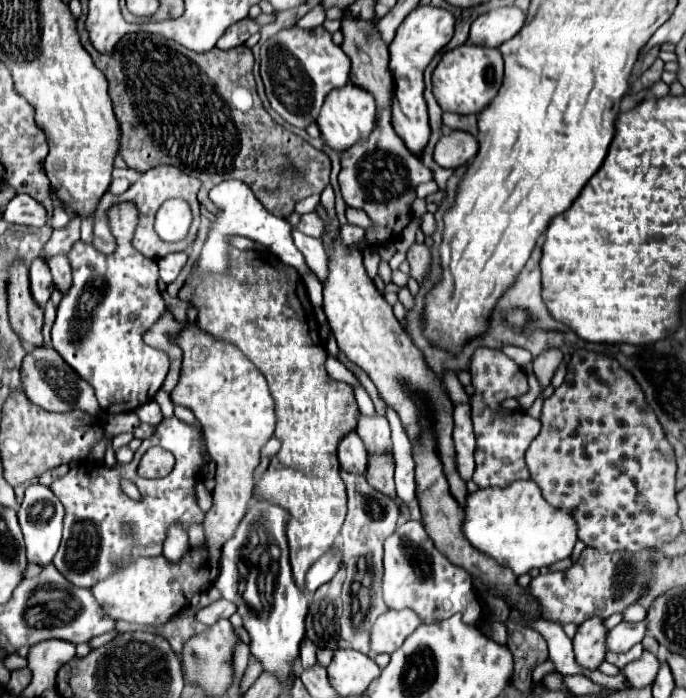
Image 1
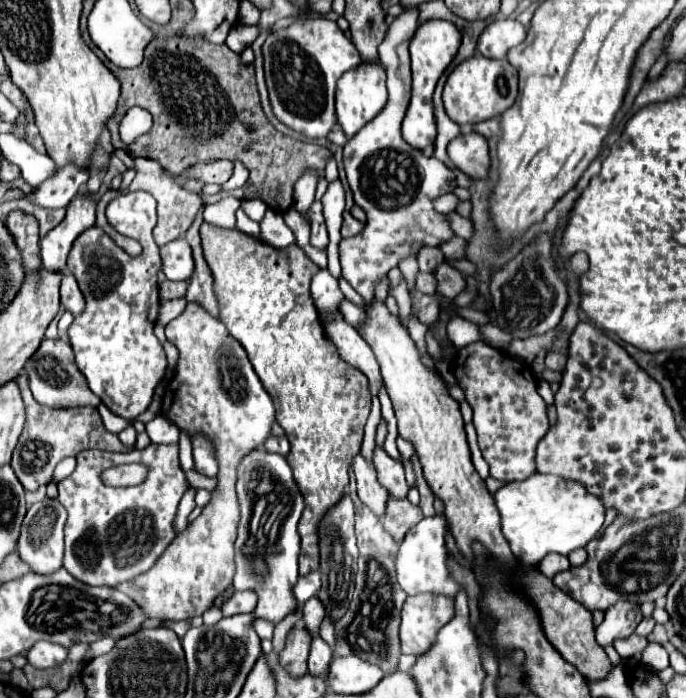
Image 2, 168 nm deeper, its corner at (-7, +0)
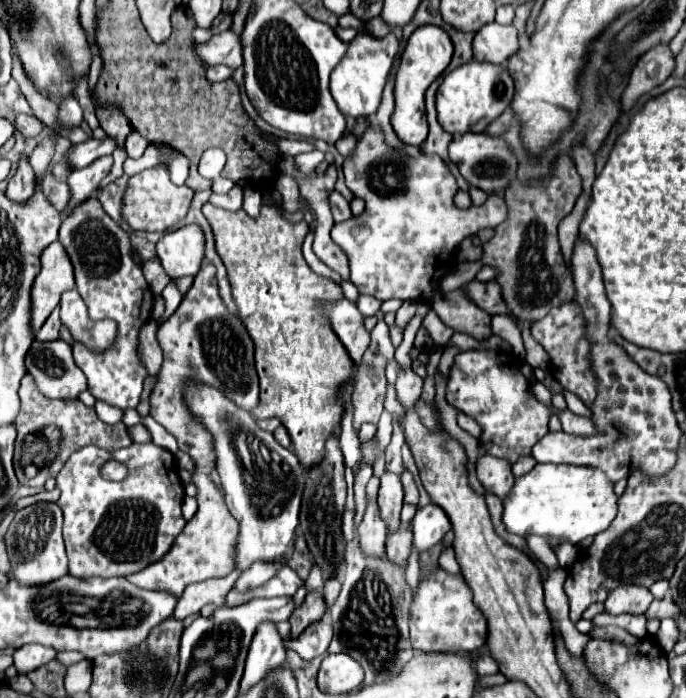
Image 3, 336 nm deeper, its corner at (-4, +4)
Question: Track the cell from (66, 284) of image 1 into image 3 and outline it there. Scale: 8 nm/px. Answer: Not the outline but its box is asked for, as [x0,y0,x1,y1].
[61,290,117,352]

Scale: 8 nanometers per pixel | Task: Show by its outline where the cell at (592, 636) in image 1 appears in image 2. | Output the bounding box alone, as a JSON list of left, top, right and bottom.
[596,602,640,648]

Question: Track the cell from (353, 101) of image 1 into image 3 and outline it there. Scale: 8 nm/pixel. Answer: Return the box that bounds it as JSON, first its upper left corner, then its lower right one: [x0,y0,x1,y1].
[331,32,399,118]

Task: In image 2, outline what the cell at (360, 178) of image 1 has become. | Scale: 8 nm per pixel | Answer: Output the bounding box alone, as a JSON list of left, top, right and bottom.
[340,8,456,302]

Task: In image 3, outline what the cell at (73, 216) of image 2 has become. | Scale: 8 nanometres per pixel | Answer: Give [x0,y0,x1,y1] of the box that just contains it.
[65,156,113,214]

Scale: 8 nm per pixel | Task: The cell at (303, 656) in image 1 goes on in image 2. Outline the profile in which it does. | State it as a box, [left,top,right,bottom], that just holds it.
[302,598,324,636]

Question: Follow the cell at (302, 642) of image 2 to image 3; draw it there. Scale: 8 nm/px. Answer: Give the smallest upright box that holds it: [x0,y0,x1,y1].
[291,592,327,636]

